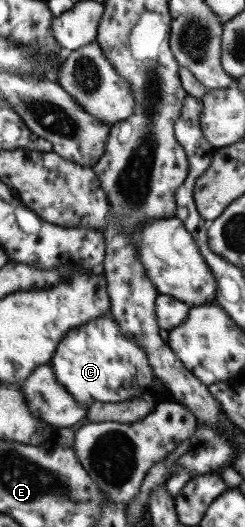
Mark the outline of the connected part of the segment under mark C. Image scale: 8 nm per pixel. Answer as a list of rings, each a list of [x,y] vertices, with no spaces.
[[[106,312],[81,326],[68,330],[57,343],[50,359],[55,380],[79,403],[123,402],[150,390],[151,369],[144,350],[124,337],[120,326]]]

